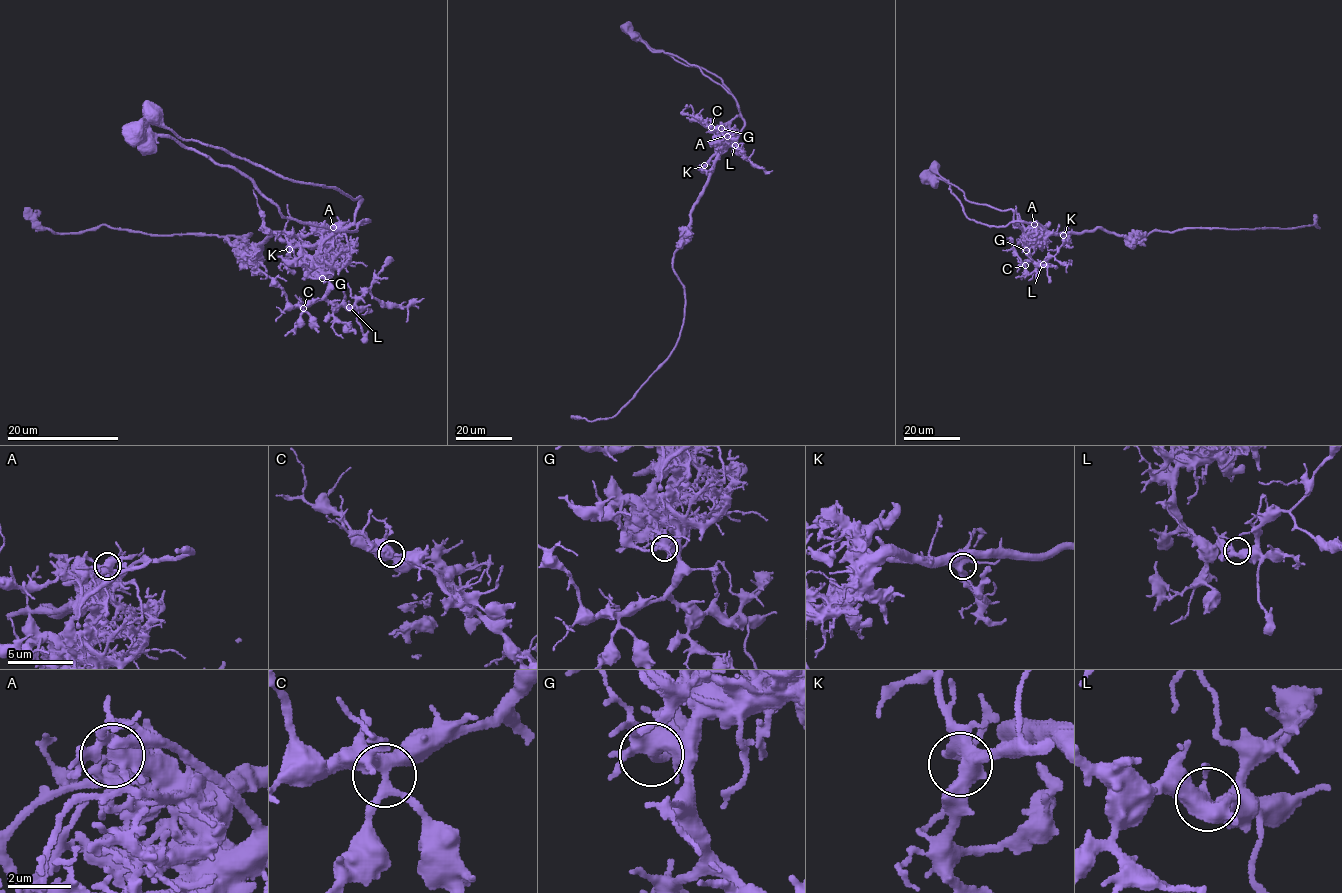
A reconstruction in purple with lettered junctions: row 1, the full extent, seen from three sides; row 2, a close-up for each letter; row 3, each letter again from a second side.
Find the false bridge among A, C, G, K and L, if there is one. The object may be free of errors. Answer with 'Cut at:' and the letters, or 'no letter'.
Cut at: A

